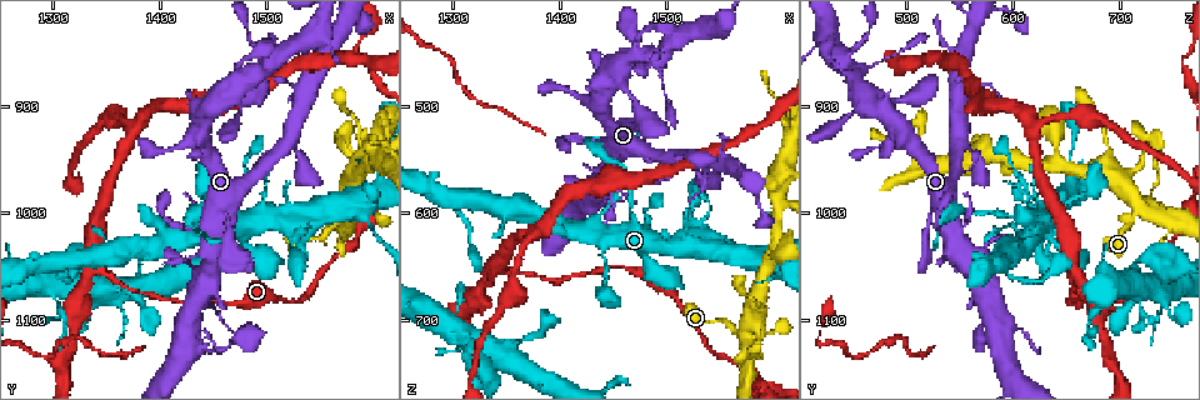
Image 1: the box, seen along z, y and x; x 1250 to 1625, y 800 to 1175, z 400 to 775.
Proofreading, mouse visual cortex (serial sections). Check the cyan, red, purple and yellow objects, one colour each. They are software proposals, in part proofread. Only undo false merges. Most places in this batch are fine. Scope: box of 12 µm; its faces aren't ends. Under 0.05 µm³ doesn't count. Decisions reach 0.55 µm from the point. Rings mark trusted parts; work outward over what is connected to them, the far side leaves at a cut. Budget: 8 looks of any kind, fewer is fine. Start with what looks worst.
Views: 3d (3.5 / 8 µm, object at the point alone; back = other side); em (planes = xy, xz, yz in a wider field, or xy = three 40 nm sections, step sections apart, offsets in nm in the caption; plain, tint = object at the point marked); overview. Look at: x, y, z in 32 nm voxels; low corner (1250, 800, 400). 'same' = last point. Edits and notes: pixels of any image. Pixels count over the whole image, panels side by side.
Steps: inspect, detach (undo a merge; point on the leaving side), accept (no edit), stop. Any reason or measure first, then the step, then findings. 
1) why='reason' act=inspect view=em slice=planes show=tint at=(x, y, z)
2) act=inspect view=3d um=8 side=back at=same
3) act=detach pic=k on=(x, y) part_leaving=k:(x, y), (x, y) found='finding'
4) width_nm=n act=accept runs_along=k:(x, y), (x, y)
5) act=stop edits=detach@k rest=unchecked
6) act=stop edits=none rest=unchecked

why='sudden change in width' act=inspect view=3d um=8 side=back at=(1466, 1002, 594)

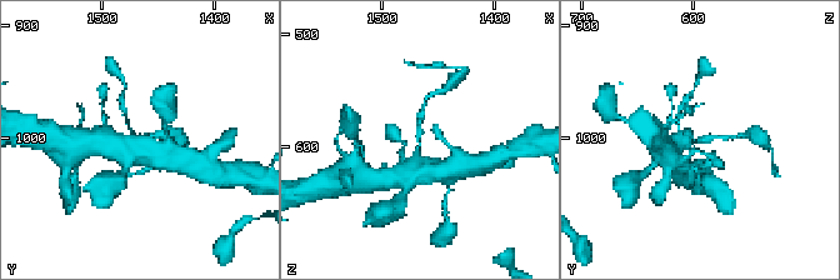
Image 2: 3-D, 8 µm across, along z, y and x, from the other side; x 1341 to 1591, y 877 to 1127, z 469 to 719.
why='zoom in' act=inspect view=3d um=3.5 at=(1466, 1002, 596)

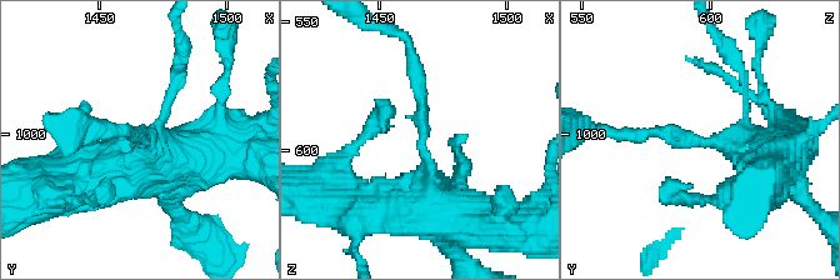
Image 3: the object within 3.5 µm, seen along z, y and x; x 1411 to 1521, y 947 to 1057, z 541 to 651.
arm_widths_nm=150,500 act=detach pic=3 on=(423, 96) part_leaving=3:(421, 141), (414, 55), (395, 33) found='two cells meet here'

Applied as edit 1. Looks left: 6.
why='redraw' act=inspect view=overview

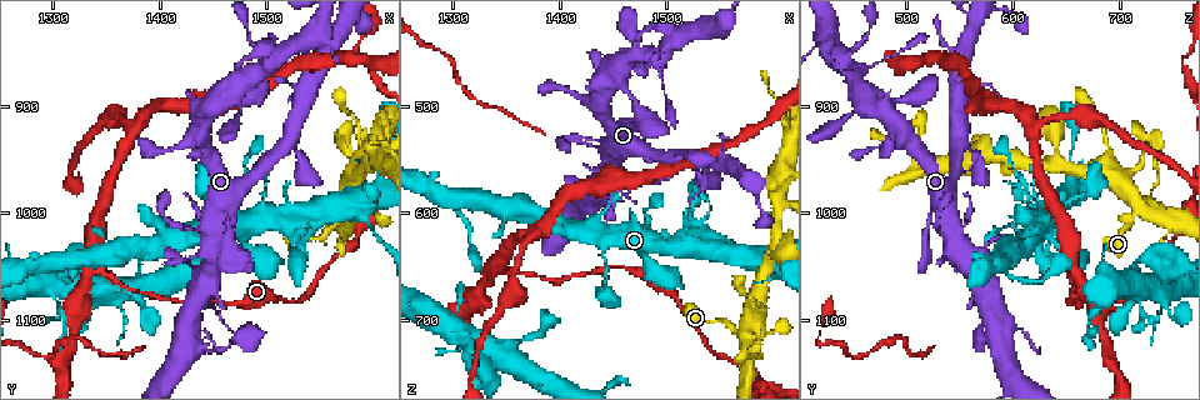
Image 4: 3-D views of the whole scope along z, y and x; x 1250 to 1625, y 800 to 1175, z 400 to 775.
why='narrows sharply' act=inspect view=3d um=3.5 at=(1602, 1022, 638)

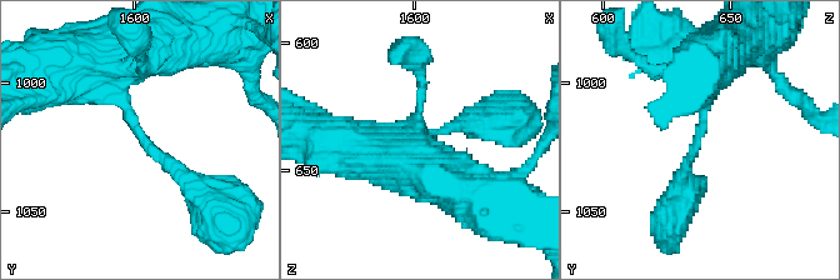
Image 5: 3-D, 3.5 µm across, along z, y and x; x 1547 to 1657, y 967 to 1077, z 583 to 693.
arm_widths_nm=200,350 why='shape alone is not enough' act=inspect view=em slice=xy step=2 show=tint at=(1603, 1022, 637)

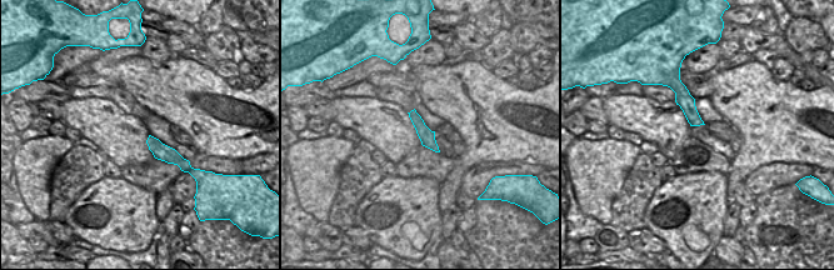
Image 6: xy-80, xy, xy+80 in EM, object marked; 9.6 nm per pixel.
why='cut it another way' act=inspect view=em slice=xy step=3 show=tint at=same

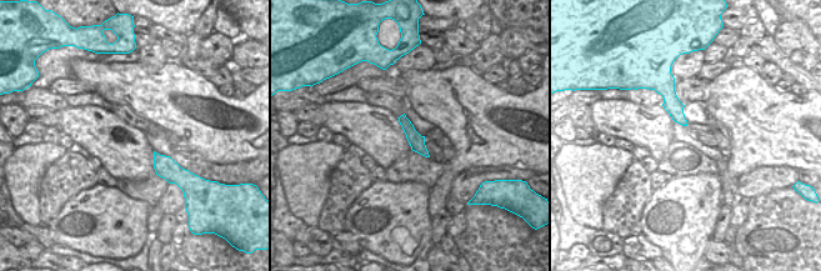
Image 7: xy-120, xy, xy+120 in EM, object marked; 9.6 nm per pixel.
act=accept found='continuous, no second cell'

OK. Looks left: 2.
why='thick turns thin' act=inspect view=3d um=3.5 at=(1606, 962, 654)

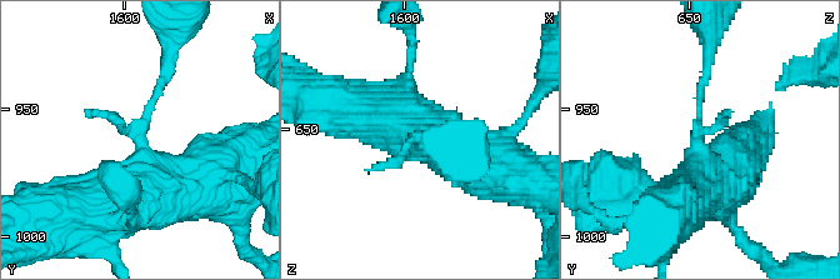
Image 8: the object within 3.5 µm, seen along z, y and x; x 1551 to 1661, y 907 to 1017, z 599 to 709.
why='now the EM' act=inspect view=em slice=planes show=tint at=(1605, 962, 653)

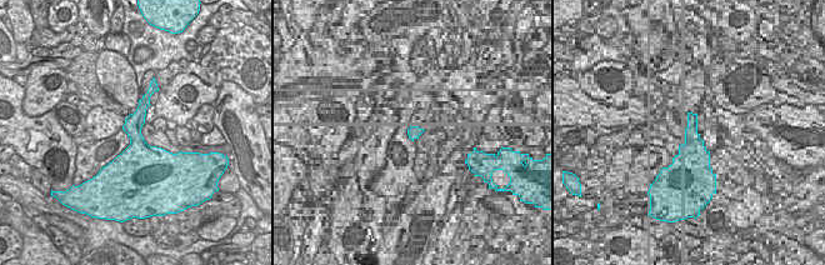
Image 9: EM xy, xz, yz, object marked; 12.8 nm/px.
act=accept runs_along=8:(109, 203), (168, 65) found='continuous, no second cell'

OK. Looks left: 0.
act=stop edits=detach@3 rest=unchecked

